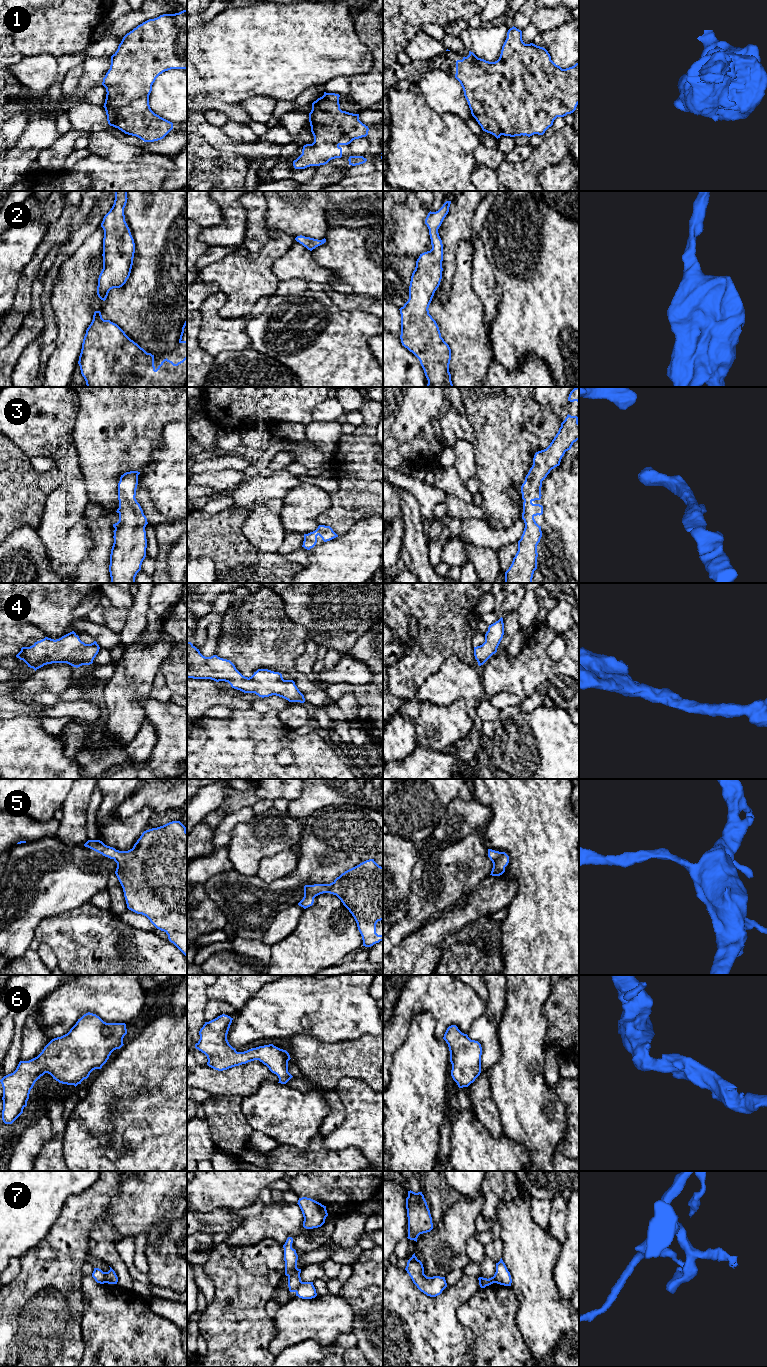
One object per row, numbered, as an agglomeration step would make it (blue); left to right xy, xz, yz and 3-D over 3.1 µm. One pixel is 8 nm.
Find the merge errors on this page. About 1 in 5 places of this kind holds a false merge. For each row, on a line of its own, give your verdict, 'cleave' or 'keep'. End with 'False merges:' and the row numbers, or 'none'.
1: keep
2: keep
3: keep
4: keep
5: keep
6: keep
7: cleave
False merges: 7

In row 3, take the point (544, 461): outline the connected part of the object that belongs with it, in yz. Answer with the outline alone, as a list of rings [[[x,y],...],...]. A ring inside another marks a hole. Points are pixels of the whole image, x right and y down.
[[[568,414],[550,445],[535,453],[533,465],[521,486],[524,500],[522,519],[525,528],[518,541],[518,551],[505,572],[505,583],[532,583],[534,571],[537,569],[537,545],[542,537],[541,526],[536,523],[534,517],[543,514],[543,506],[532,502],[541,499],[542,481],[552,469],[560,465],[565,452],[570,450],[577,440],[578,417]]]

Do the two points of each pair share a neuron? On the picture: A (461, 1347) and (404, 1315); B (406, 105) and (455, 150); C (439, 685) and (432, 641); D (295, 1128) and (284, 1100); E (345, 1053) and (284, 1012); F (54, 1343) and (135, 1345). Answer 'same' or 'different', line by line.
A: same
B: same
C: different
D: same
E: different
F: different

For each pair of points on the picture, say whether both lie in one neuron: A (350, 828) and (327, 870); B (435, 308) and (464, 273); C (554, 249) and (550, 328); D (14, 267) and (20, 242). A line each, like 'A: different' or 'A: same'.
A: same
B: same
C: same
D: same

